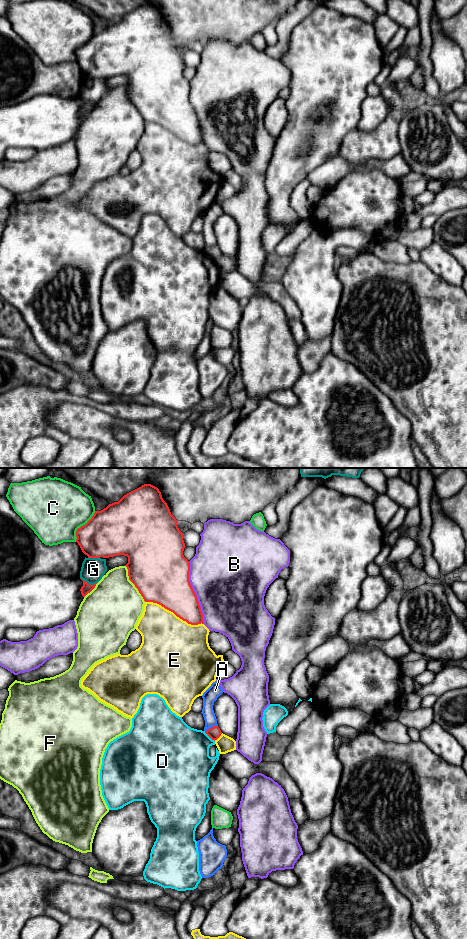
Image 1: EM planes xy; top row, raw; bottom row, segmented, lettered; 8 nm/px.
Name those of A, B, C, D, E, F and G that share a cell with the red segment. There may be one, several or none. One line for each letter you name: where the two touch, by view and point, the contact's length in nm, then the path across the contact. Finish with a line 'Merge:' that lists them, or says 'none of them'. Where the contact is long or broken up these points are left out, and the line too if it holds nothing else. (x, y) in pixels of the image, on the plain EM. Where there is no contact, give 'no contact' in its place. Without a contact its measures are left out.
Merge: none of them

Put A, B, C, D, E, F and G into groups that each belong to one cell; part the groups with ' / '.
A / B / C / D / E / F / G

